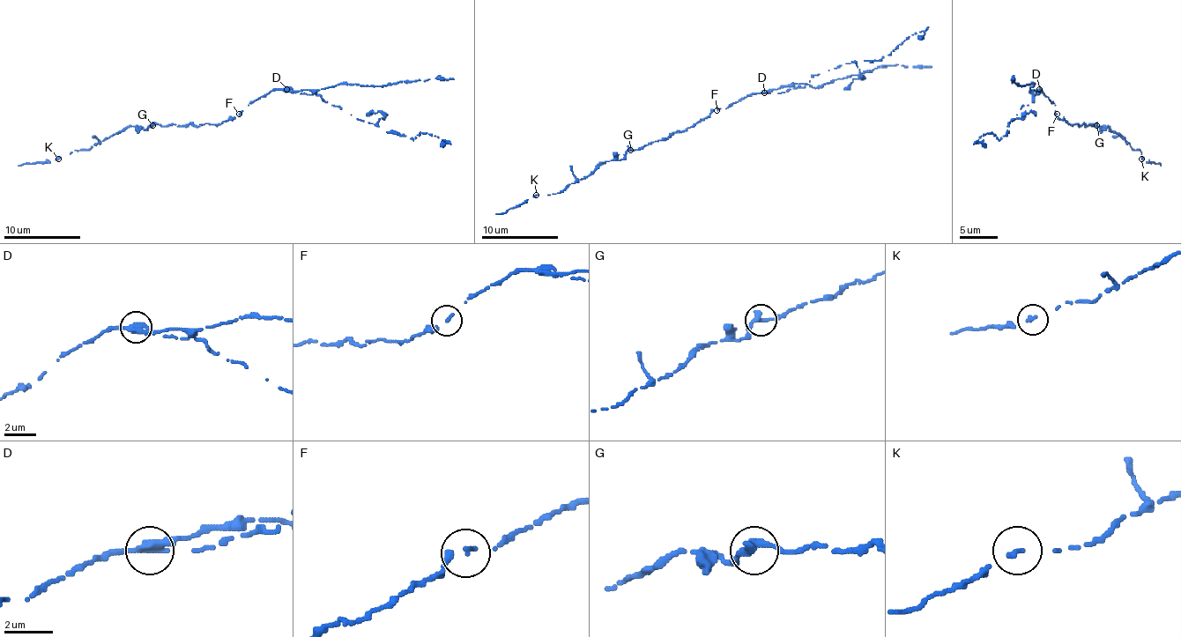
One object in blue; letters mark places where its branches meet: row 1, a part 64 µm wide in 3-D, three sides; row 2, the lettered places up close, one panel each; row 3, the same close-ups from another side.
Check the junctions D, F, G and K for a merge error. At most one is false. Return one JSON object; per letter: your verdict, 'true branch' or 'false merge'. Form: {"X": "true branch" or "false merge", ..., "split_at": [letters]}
{"D": "false merge", "F": "true branch", "G": "true branch", "K": "true branch", "split_at": ["D"]}

